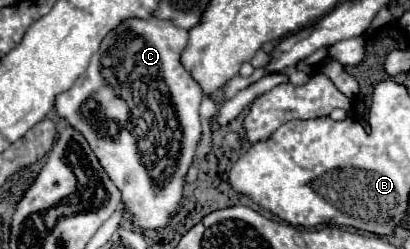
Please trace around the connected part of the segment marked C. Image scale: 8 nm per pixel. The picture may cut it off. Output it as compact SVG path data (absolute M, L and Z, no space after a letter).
M155 17L125 19L105 35L99 51L91 57L87 71L75 81L75 85L55 97L57 115L83 133L101 167L121 191L125 215L139 231L159 229L169 223L183 199L185 175L201 139L199 105L203 93L179 63L185 43L187 31L175 27L173 23Z

